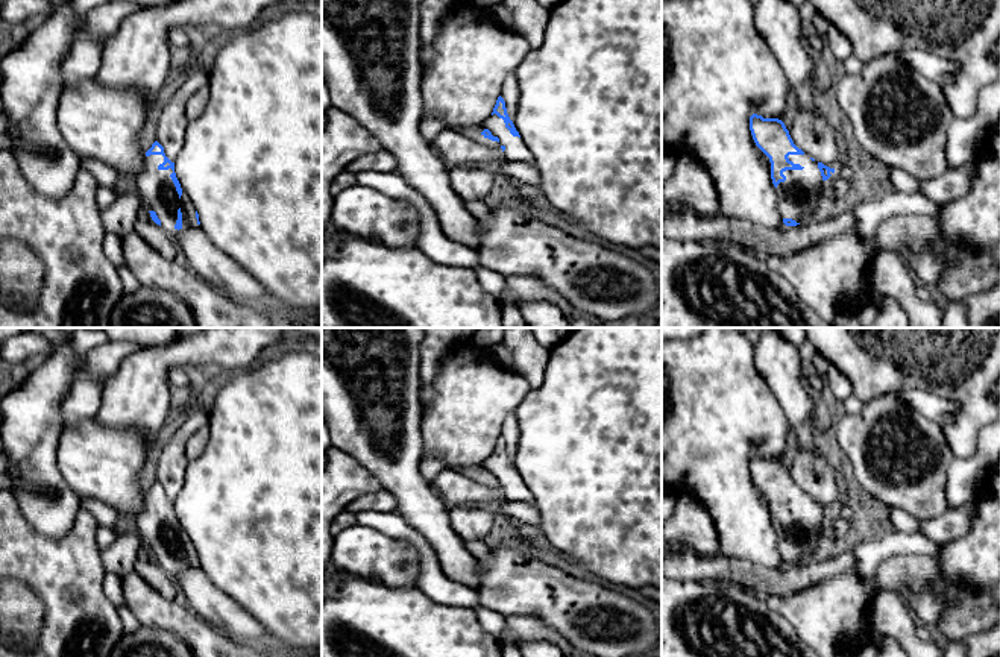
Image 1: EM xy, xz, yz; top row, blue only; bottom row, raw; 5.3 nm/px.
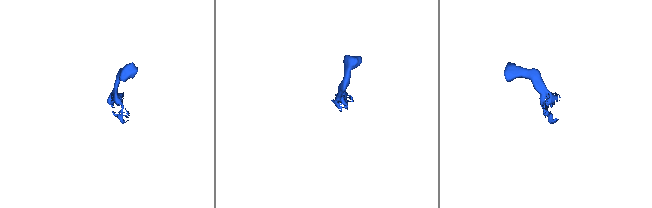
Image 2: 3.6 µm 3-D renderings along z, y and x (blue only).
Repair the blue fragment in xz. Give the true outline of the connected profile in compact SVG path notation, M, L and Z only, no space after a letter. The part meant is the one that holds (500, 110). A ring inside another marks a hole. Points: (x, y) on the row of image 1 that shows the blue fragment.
M501 96L496 100L492 115L487 118L487 121L481 126L478 132L484 138L498 141L507 161L534 164L533 155L524 144L519 132L510 120L505 102Z

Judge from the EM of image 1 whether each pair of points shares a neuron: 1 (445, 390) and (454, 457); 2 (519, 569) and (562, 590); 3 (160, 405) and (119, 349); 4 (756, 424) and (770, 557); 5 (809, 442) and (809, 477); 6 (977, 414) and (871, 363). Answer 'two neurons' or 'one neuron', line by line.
1: one neuron
2: one neuron
3: two neurons
4: one neuron
5: two neurons
6: one neuron

